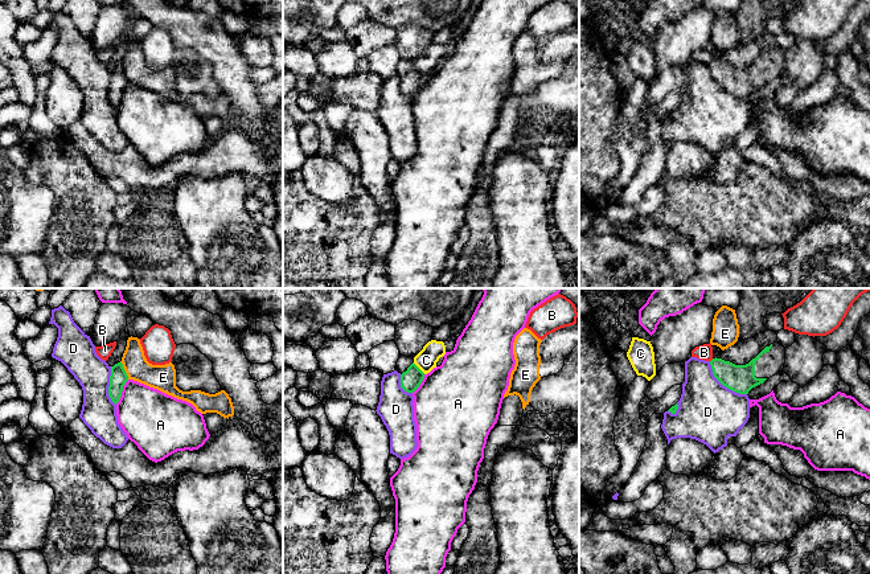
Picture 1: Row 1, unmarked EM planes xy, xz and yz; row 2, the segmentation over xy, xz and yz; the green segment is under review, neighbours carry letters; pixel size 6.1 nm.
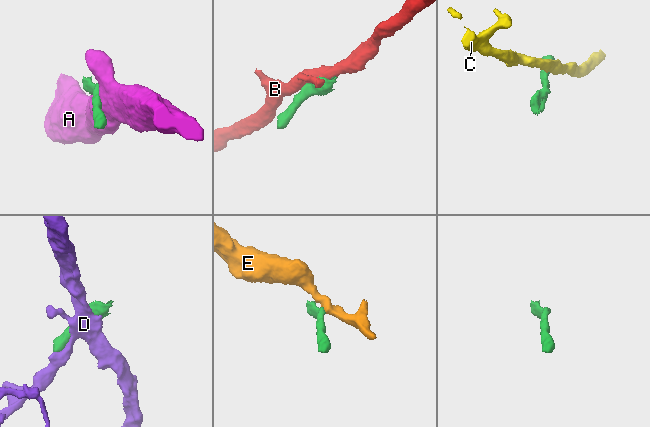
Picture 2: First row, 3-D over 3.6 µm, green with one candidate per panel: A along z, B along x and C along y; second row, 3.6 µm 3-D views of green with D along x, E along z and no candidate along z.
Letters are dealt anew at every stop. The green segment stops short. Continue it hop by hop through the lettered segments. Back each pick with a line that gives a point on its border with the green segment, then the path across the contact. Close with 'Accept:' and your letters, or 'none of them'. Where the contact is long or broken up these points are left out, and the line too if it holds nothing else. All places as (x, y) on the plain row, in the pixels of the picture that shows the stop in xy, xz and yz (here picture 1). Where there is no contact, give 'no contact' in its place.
Accept: none of them

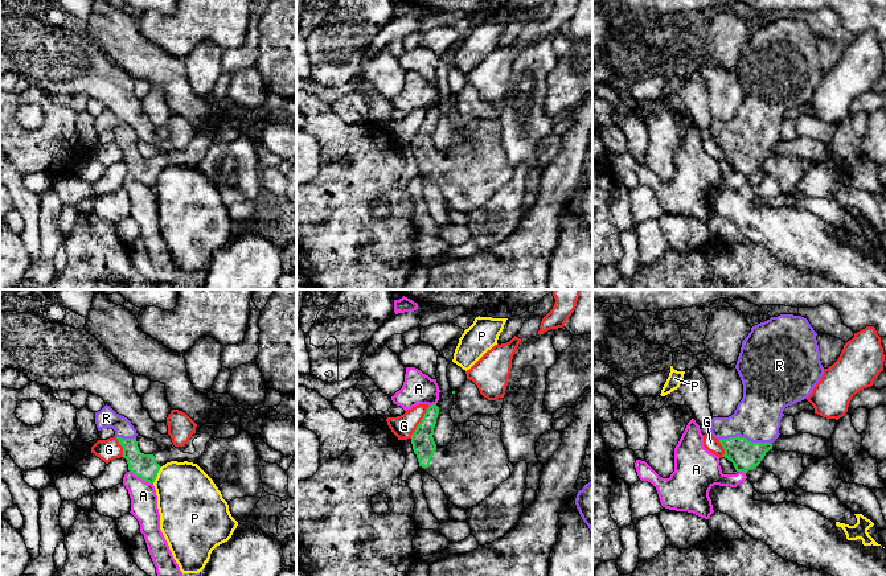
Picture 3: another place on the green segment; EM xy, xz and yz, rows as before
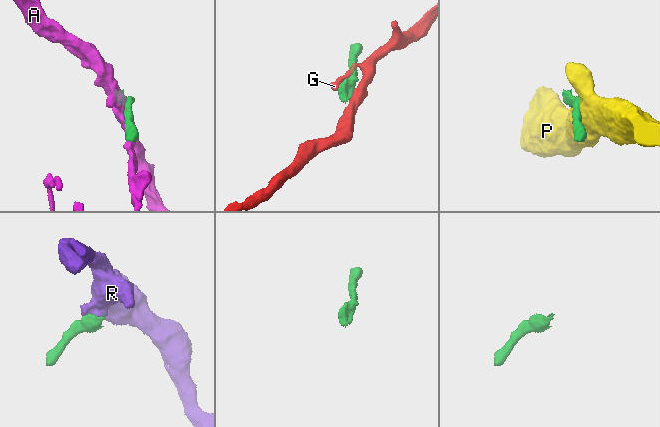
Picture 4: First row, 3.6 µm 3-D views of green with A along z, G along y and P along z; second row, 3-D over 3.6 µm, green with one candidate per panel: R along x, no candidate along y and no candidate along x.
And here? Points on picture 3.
R: meets green in yz at (746, 143)
Accept: R

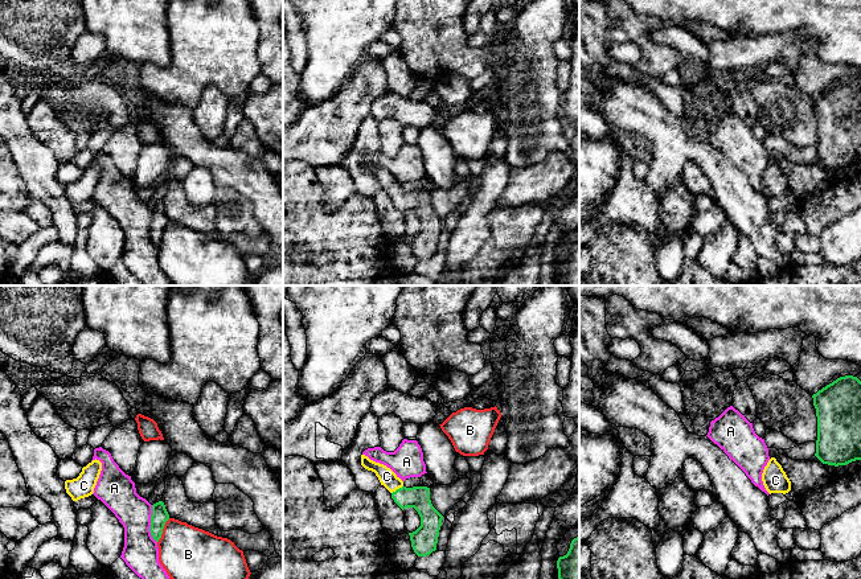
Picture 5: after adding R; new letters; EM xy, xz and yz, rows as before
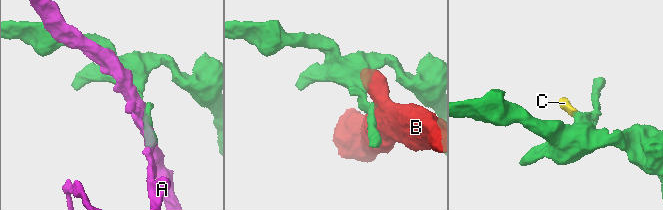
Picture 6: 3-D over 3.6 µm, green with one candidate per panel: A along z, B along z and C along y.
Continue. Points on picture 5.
C: meets green in xz at (397, 193); runs through xz (418, 201), (405, 201), (397, 193), (386, 180)
Accept: C

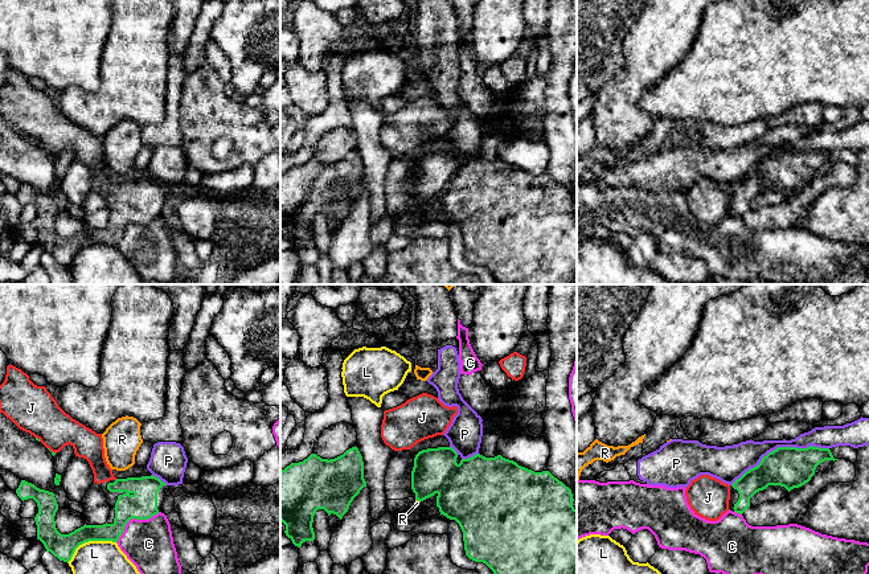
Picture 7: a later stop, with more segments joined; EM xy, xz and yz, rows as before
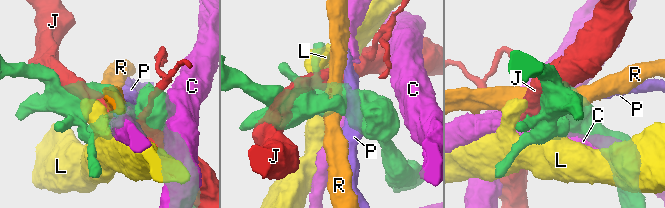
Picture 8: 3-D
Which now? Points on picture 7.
Accept: none of them

